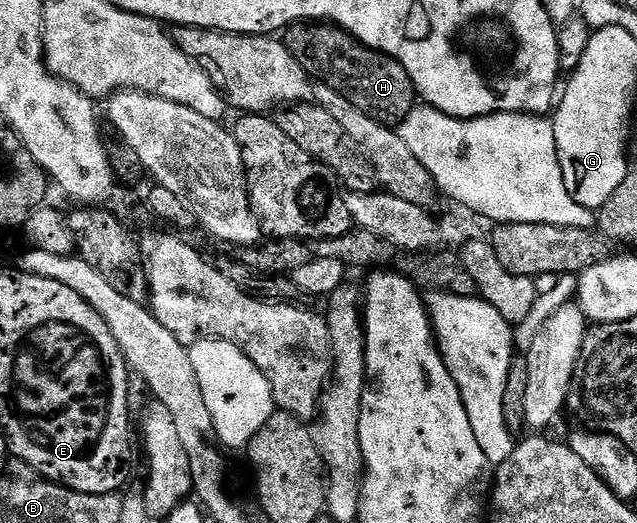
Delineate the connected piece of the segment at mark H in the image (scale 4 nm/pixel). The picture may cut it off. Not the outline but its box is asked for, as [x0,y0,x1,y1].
[283,22,418,126]

